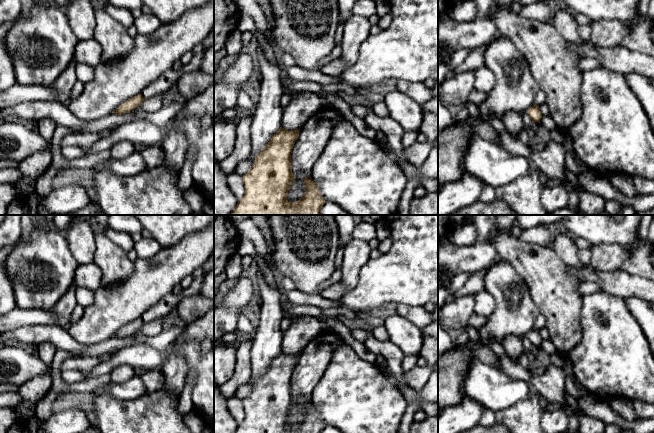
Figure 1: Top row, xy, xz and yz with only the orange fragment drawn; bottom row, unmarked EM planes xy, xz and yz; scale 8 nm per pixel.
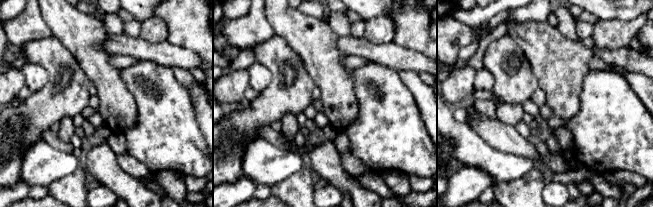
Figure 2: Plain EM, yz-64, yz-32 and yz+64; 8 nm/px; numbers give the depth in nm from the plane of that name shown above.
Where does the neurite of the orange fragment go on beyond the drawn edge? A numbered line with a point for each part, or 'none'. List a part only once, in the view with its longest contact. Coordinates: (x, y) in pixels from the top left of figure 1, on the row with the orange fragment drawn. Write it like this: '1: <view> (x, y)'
none

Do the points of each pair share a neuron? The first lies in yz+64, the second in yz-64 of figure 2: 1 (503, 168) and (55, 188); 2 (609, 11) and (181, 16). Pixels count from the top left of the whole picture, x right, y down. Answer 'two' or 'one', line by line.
1: two
2: two

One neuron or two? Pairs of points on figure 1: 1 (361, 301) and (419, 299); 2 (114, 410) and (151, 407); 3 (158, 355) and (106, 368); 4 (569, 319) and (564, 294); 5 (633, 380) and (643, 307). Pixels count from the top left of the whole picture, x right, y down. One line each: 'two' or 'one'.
1: one
2: one
3: one
4: one
5: two

